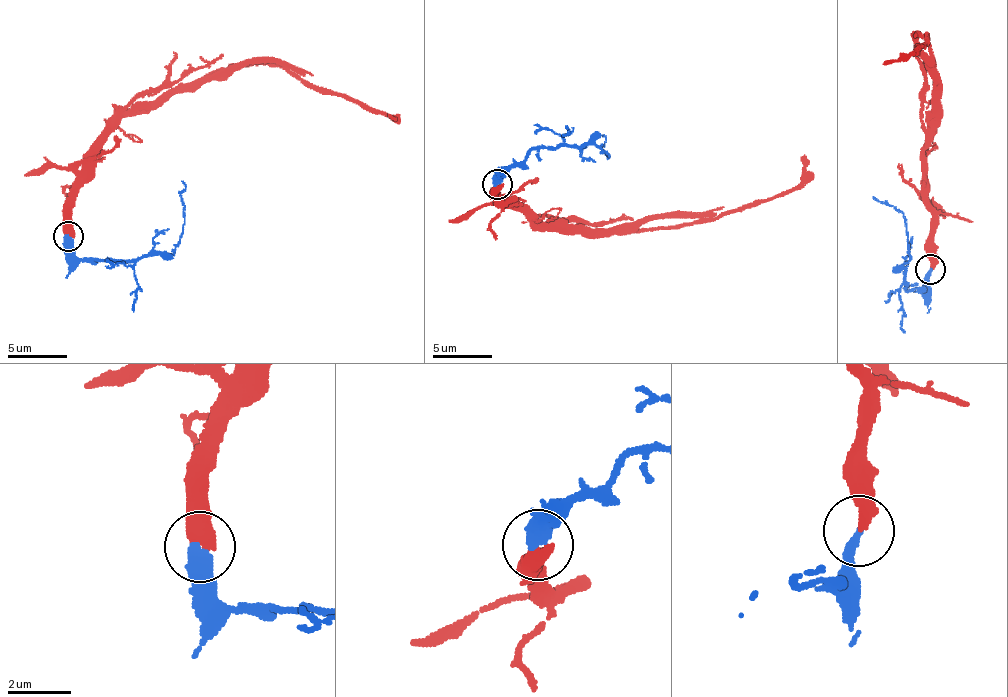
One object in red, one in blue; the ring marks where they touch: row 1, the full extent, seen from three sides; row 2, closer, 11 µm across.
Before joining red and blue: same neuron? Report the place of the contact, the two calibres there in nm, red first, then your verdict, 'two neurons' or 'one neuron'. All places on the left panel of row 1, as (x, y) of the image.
(68, 236) | 440/380 nm | one neuron

